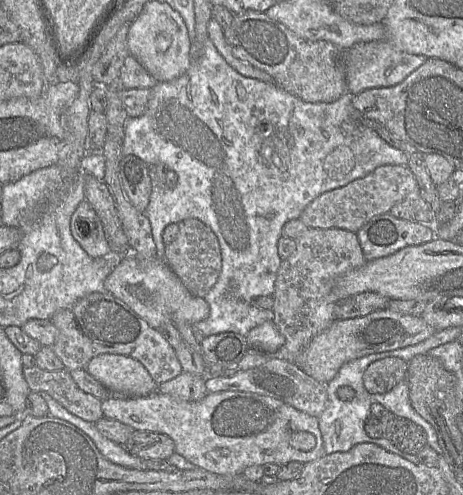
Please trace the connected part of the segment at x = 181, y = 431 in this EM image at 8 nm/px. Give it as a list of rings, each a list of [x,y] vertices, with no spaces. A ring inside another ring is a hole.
[[[156,391],[148,396],[137,398],[111,396],[101,404],[103,415],[107,419],[129,425],[135,431],[156,432],[168,436],[174,442],[176,453],[197,468],[214,474],[241,474],[249,466],[263,466],[269,463],[279,466],[289,462],[306,464],[325,455],[318,418],[269,396],[243,391],[223,391],[207,393],[197,402],[186,402]],[[300,431],[309,432],[315,437],[316,444],[312,450],[304,452],[291,446],[291,434]]]

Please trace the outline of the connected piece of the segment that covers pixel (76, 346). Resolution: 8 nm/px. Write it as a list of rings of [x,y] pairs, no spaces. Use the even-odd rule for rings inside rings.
[[[109,292],[91,293],[55,313],[50,321],[57,328],[56,340],[51,348],[68,371],[86,370],[90,360],[98,355],[117,354],[138,360],[157,385],[183,372],[175,349],[162,334]]]

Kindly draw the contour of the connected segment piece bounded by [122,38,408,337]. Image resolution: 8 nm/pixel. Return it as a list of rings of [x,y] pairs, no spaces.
[[[207,38],[204,45],[203,45],[201,55],[195,56],[192,59],[190,67],[186,71],[186,73],[184,73],[183,75],[181,75],[180,77],[178,77],[178,78],[176,78],[172,81],[157,82],[157,84],[150,89],[149,101],[148,101],[147,109],[144,112],[144,114],[141,115],[140,117],[137,117],[137,118],[136,117],[135,118],[129,118],[128,117],[125,120],[125,123],[124,123],[124,141],[123,141],[123,145],[122,145],[122,155],[123,156],[134,155],[137,158],[144,161],[148,166],[155,166],[155,165],[161,164],[161,165],[165,166],[167,168],[167,170],[171,170],[171,171],[175,172],[175,174],[177,175],[177,183],[173,188],[168,188],[165,185],[158,185],[158,184],[154,183],[154,181],[153,181],[153,186],[152,186],[152,191],[151,191],[150,199],[149,199],[149,203],[147,205],[147,208],[144,211],[144,215],[149,219],[149,222],[150,222],[150,225],[151,225],[152,237],[153,237],[153,240],[154,240],[154,243],[155,243],[155,246],[156,246],[157,257],[164,261],[164,251],[165,251],[166,244],[164,243],[162,235],[163,235],[163,231],[166,228],[166,226],[168,226],[169,224],[178,224],[179,222],[183,221],[185,219],[194,218],[194,219],[200,220],[201,222],[203,222],[205,225],[207,225],[213,231],[213,233],[216,235],[216,237],[219,241],[220,251],[221,251],[221,259],[222,259],[221,272],[220,272],[220,275],[217,279],[217,282],[214,284],[214,286],[211,288],[211,290],[206,294],[206,296],[203,297],[203,299],[206,301],[206,303],[209,306],[209,314],[206,317],[206,319],[192,325],[192,327],[194,327],[199,332],[201,332],[205,337],[212,336],[212,335],[215,335],[215,334],[224,333],[224,332],[232,332],[232,333],[236,333],[236,334],[239,334],[239,335],[245,337],[249,333],[249,331],[251,329],[253,329],[254,327],[261,325],[262,323],[273,319],[272,310],[266,310],[266,309],[257,307],[256,306],[256,300],[260,297],[271,296],[274,293],[277,272],[278,272],[280,265],[281,265],[281,258],[278,255],[277,244],[278,244],[278,240],[281,237],[282,228],[283,228],[283,226],[285,225],[286,222],[288,222],[292,219],[299,218],[302,211],[315,198],[317,198],[321,194],[328,192],[328,191],[331,191],[333,189],[345,186],[346,184],[348,184],[348,183],[350,183],[350,182],[352,182],[356,179],[363,178],[380,166],[383,166],[383,165],[403,165],[403,166],[407,166],[408,158],[407,158],[407,156],[405,155],[404,152],[402,152],[401,150],[394,148],[393,146],[388,144],[375,131],[365,127],[361,123],[362,117],[365,118],[365,119],[369,119],[369,118],[364,117],[358,110],[356,110],[353,107],[352,100],[355,96],[356,95],[354,95],[351,92],[349,92],[348,90],[346,90],[346,92],[338,100],[336,100],[332,103],[305,102],[305,101],[301,100],[300,98],[298,98],[298,97],[288,93],[287,91],[279,88],[278,86],[276,86],[272,82],[271,83],[265,83],[265,82],[257,80],[257,79],[242,76],[241,74],[239,74],[236,70],[234,70],[225,61],[225,59],[218,52],[218,50],[216,49],[216,47],[212,43],[212,41],[209,38]]]

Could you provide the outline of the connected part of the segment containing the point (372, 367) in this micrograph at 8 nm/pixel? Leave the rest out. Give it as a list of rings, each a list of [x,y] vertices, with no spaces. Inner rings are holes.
[[[387,357],[369,364],[363,374],[363,384],[369,394],[383,394],[392,390],[407,375],[407,362]]]

